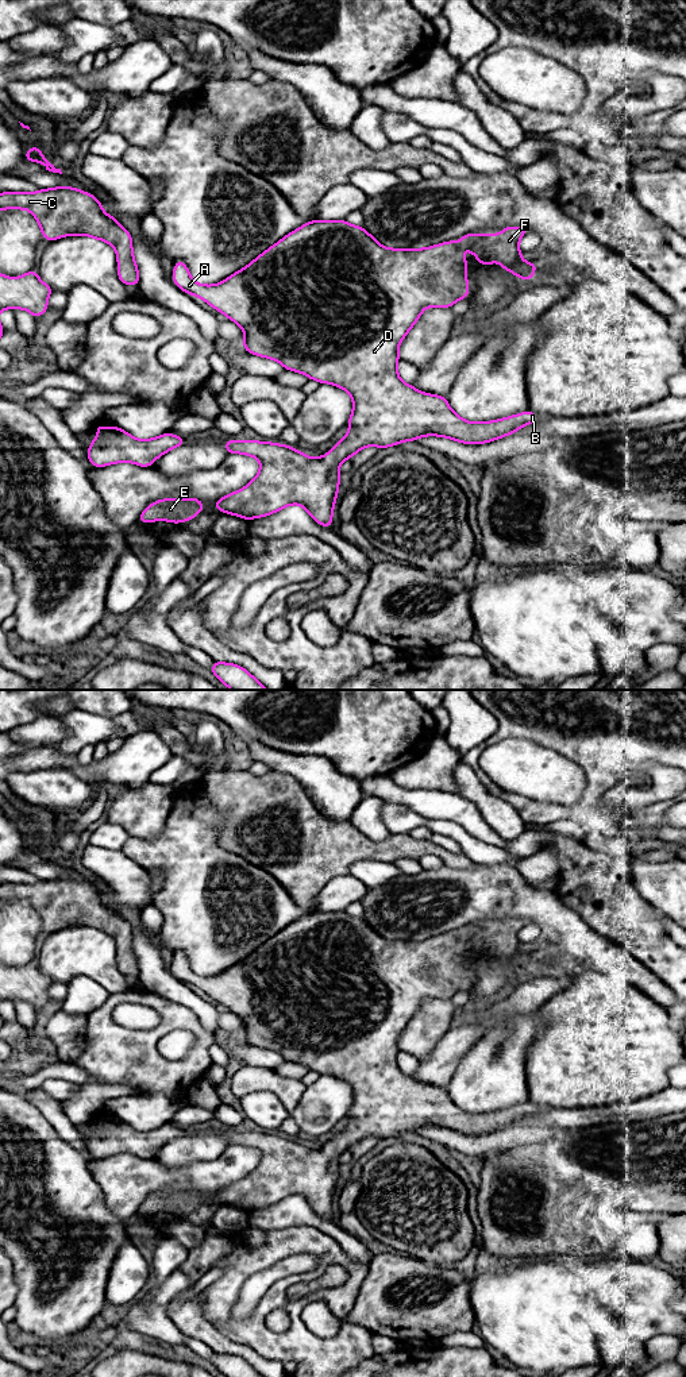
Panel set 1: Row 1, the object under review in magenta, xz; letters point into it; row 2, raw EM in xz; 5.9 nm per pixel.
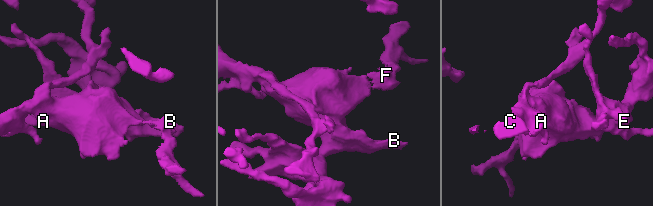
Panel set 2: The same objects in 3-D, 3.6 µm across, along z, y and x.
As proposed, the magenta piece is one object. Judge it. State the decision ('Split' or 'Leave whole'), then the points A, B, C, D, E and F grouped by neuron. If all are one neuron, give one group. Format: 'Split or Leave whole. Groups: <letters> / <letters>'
Leave whole. Groups: A B C D E F

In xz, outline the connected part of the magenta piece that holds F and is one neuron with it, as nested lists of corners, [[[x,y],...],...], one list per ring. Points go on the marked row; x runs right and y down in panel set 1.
[[[315,220],[307,221],[298,230],[292,231],[280,242],[269,247],[265,252],[258,255],[251,263],[248,263],[244,269],[240,269],[235,274],[231,274],[227,279],[216,285],[200,285],[194,282],[190,277],[190,273],[184,261],[174,262],[173,270],[173,284],[182,289],[185,293],[190,296],[197,296],[205,302],[208,302],[213,309],[221,312],[227,316],[228,320],[235,321],[238,325],[242,327],[244,332],[244,342],[243,348],[253,354],[262,358],[269,358],[281,363],[289,371],[298,371],[307,375],[309,379],[315,379],[319,383],[331,383],[338,387],[344,389],[352,397],[352,413],[348,418],[347,425],[350,427],[348,433],[329,450],[327,455],[321,455],[320,458],[308,458],[302,451],[297,451],[290,446],[285,444],[275,444],[269,441],[238,441],[238,440],[226,440],[223,441],[228,454],[243,454],[253,458],[257,458],[261,462],[261,468],[258,475],[243,489],[234,491],[213,504],[213,508],[228,514],[239,516],[246,518],[247,521],[257,518],[257,517],[266,517],[271,513],[275,513],[289,505],[298,504],[301,505],[311,517],[320,525],[325,528],[332,528],[332,512],[336,502],[336,494],[339,490],[339,479],[340,479],[340,470],[339,463],[347,459],[351,459],[358,451],[374,446],[378,448],[393,447],[401,441],[415,441],[421,436],[443,436],[459,443],[465,444],[482,444],[489,443],[496,439],[501,439],[508,435],[513,435],[517,429],[532,424],[537,420],[537,414],[532,410],[527,410],[524,413],[517,413],[510,417],[504,417],[500,420],[485,421],[485,423],[470,423],[467,420],[460,418],[448,405],[447,398],[442,396],[428,394],[419,392],[415,386],[406,385],[401,381],[397,373],[397,363],[400,360],[398,356],[398,346],[415,325],[415,323],[420,319],[421,312],[428,306],[439,306],[439,308],[451,308],[458,300],[466,298],[470,294],[470,288],[467,285],[467,259],[465,259],[459,251],[462,246],[466,251],[471,251],[477,255],[477,262],[479,265],[493,265],[497,259],[500,261],[500,267],[505,269],[523,281],[529,281],[537,269],[536,263],[525,262],[521,259],[521,251],[519,248],[520,239],[528,232],[528,228],[524,227],[505,227],[500,235],[497,234],[467,234],[459,239],[459,242],[446,242],[440,244],[435,244],[427,248],[388,248],[379,244],[363,227],[352,225],[346,220]]]

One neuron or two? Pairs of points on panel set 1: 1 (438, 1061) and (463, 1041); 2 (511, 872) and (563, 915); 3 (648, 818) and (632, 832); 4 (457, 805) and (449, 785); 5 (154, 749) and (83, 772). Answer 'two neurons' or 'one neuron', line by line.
1: one neuron
2: one neuron
3: two neurons
4: two neurons
5: one neuron

